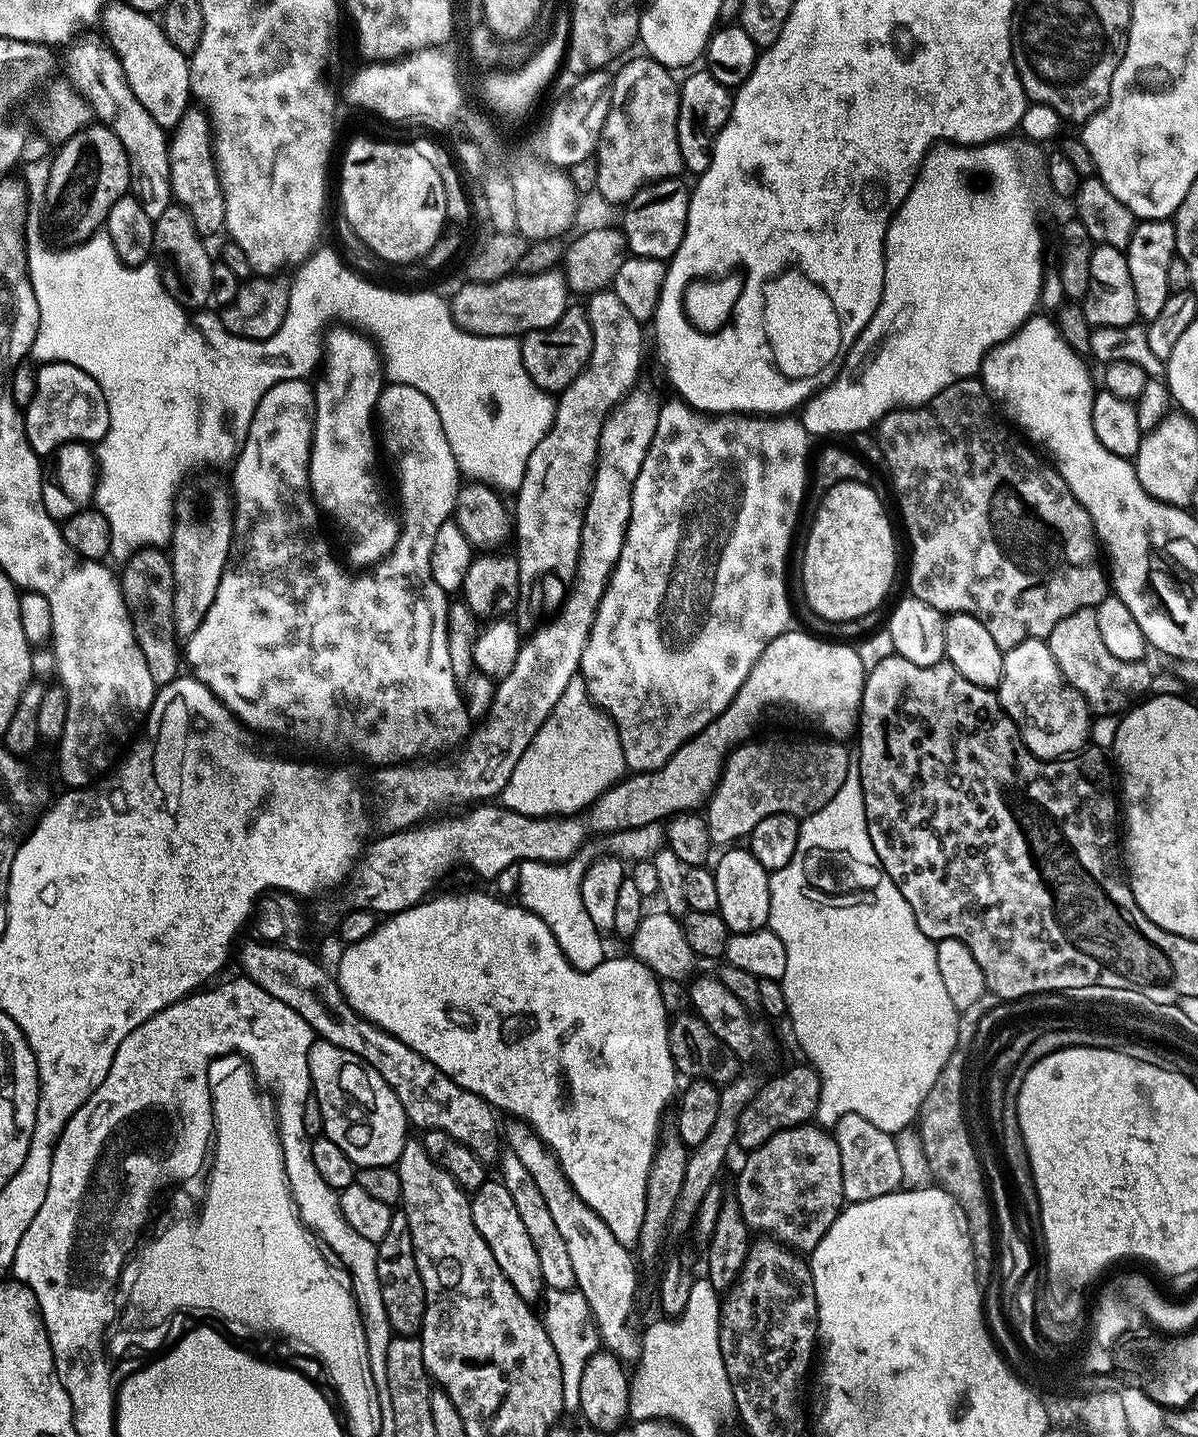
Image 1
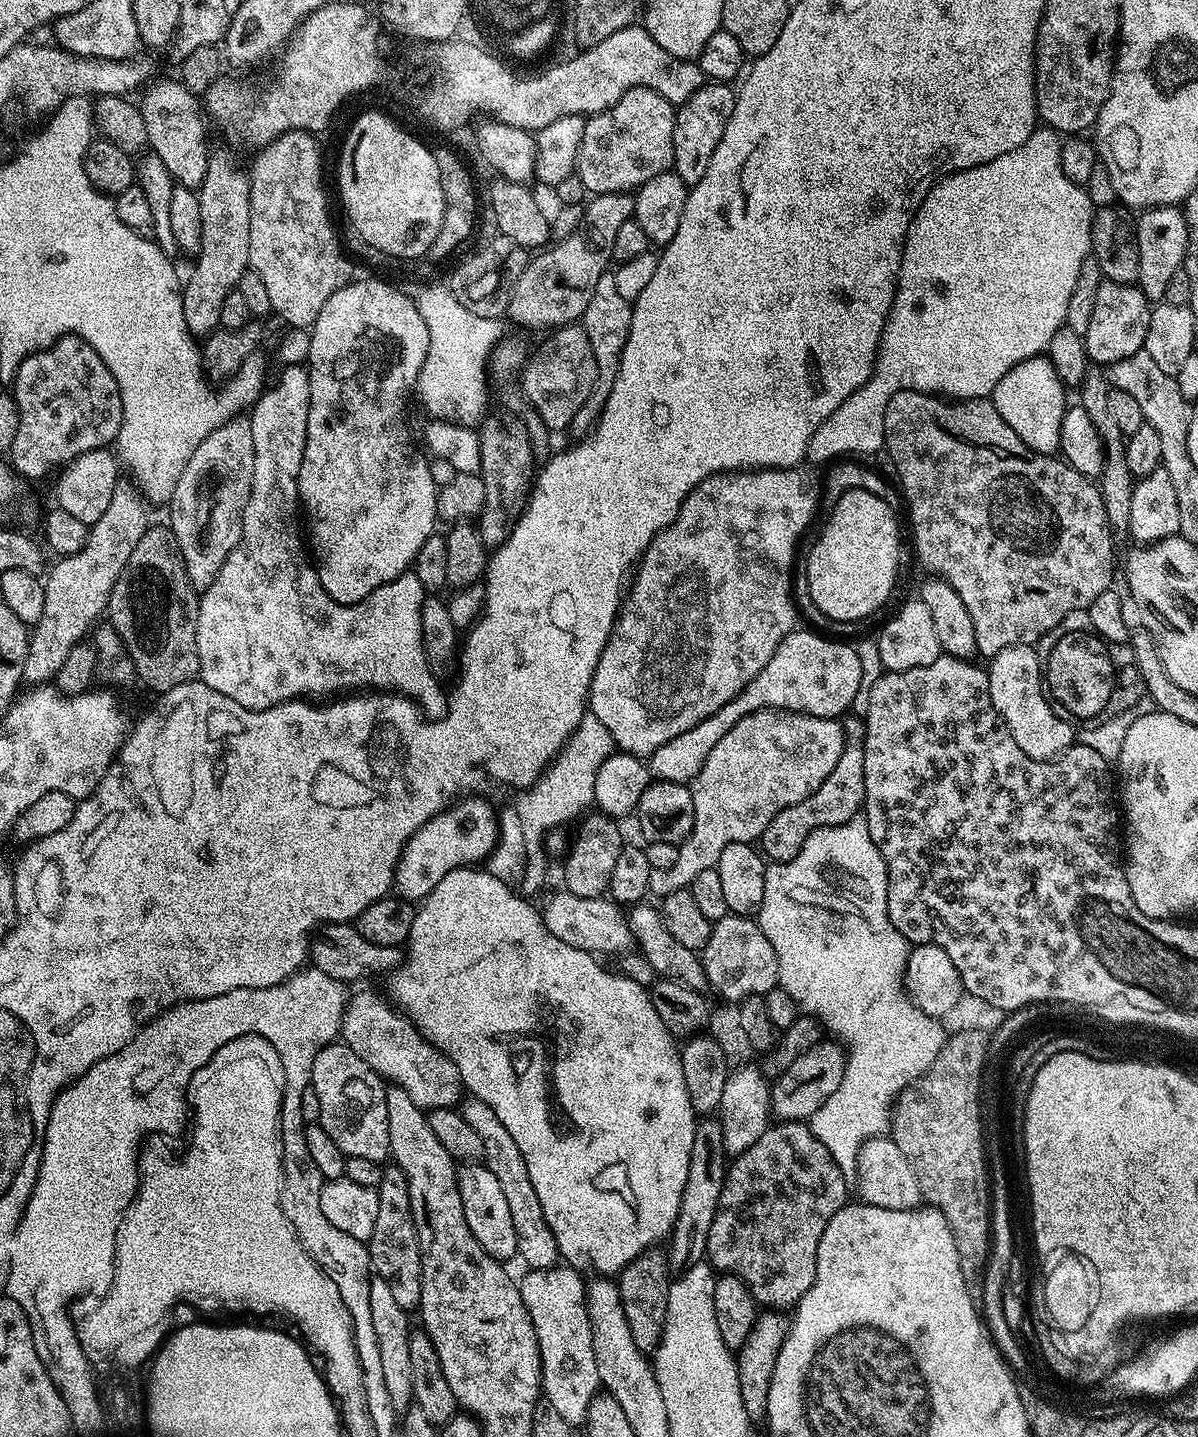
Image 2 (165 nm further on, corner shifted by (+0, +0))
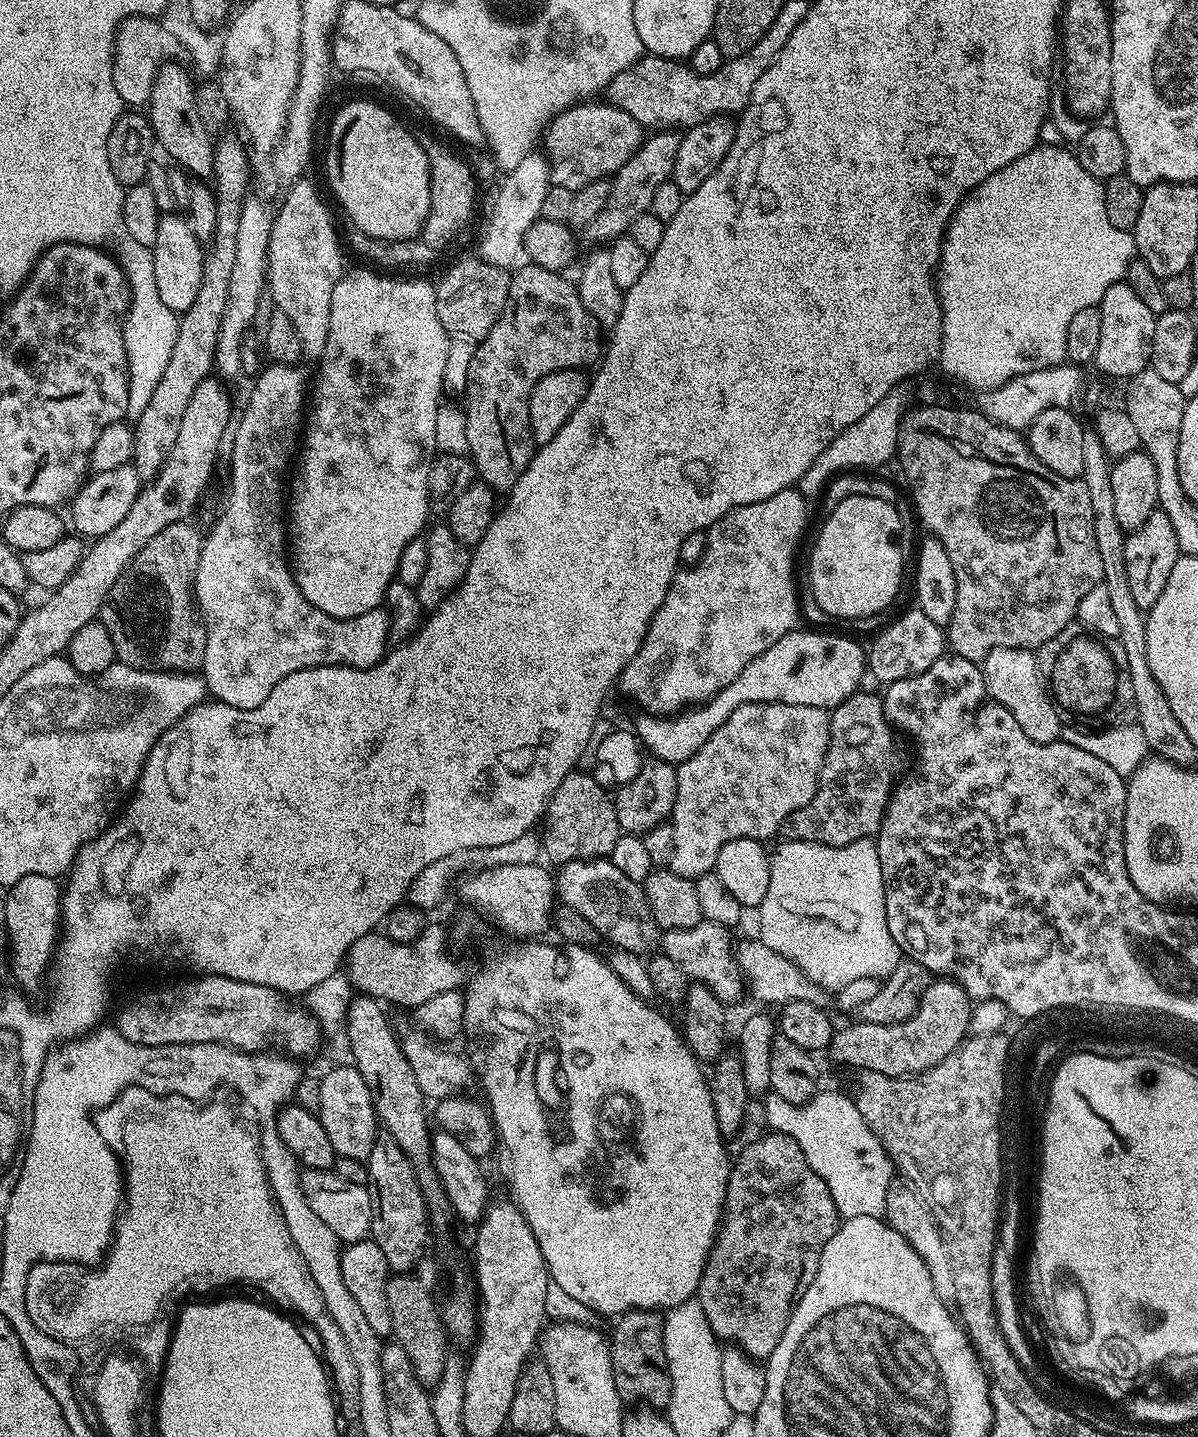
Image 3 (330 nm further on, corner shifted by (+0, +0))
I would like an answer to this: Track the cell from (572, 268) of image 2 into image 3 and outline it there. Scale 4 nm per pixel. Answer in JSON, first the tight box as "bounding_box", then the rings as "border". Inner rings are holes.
{"bounding_box":[582,130,681,246],"border":[[[656,130],[645,135],[644,141],[626,162],[617,170],[616,175],[611,177],[610,194],[606,200],[606,206],[599,211],[598,216],[583,229],[582,240],[588,246],[607,246],[613,240],[625,235],[628,228],[642,214],[652,211],[654,194],[662,182],[671,180],[674,162],[678,158],[678,146],[680,145],[681,133],[676,130]]]}

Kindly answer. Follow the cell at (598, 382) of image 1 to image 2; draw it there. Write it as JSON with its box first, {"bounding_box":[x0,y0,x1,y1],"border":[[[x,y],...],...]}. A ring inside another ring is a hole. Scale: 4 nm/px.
{"bounding_box":[570,274,632,438],"border":[[[605,274],[598,278],[598,286],[594,286],[594,295],[590,298],[590,306],[586,306],[582,323],[586,330],[586,338],[590,338],[590,346],[594,346],[594,358],[596,359],[596,389],[590,394],[590,398],[574,414],[570,428],[577,432],[577,437],[583,438],[596,427],[596,421],[600,418],[600,411],[604,403],[608,401],[608,391],[612,389],[612,379],[616,377],[618,362],[622,354],[622,346],[626,346],[626,338],[630,334],[630,318],[632,317],[632,305],[622,294],[618,294],[618,285],[614,283],[614,275]]]}

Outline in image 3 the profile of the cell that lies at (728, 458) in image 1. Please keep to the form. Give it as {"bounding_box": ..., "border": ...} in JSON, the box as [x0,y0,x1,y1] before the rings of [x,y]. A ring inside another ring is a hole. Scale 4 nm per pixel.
{"bounding_box":[618,487,809,716],"border":[[[795,487],[778,490],[778,494],[766,498],[762,502],[747,504],[734,509],[733,512],[728,512],[722,519],[706,529],[708,541],[702,558],[697,564],[681,567],[677,571],[676,576],[670,582],[670,590],[666,590],[666,598],[662,602],[662,606],[658,606],[654,618],[646,630],[646,638],[642,642],[638,654],[634,654],[634,658],[630,658],[630,662],[620,675],[618,688],[621,688],[640,707],[640,710],[653,716],[670,716],[684,711],[685,708],[706,703],[711,696],[718,694],[718,690],[730,686],[730,682],[734,682],[734,678],[738,678],[738,674],[742,674],[742,670],[746,670],[746,666],[750,662],[754,662],[754,658],[758,658],[758,654],[770,650],[770,646],[774,646],[774,642],[778,642],[778,638],[782,638],[787,632],[791,632],[797,627],[796,620],[801,619],[801,611],[798,603],[798,587],[796,588],[796,580],[792,577],[792,563],[796,560],[796,547],[799,546],[800,539],[804,536],[804,527],[808,524],[808,504],[809,501]]]}

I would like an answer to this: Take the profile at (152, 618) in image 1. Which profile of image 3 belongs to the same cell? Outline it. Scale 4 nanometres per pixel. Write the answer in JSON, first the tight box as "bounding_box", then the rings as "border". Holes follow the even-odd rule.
{"bounding_box":[99,520,206,673],"border":[[[183,520],[174,522],[174,526],[166,526],[162,534],[154,534],[142,550],[126,566],[124,573],[114,582],[106,602],[102,606],[99,619],[110,630],[110,638],[114,638],[114,650],[117,661],[131,668],[145,668],[151,672],[190,672],[199,673],[204,666],[206,654],[206,626],[196,602],[196,571],[202,532]]]}

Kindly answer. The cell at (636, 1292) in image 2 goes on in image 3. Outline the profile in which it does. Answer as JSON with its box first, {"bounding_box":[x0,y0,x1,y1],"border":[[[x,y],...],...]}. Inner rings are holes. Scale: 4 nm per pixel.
{"bounding_box":[608,1308,672,1409],"border":[[[636,1308],[615,1321],[610,1331],[608,1349],[612,1355],[614,1386],[621,1401],[637,1400],[649,1404],[649,1409],[667,1409],[672,1401],[672,1379],[664,1345],[664,1316],[650,1308]]]}

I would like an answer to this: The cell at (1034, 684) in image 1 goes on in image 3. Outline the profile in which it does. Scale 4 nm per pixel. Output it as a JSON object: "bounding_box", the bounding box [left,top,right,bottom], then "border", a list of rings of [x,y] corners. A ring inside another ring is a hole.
{"bounding_box":[982,648,1062,744],"border":[[[995,648],[990,650],[990,654],[982,662],[982,671],[986,690],[994,700],[1002,706],[1006,706],[1006,710],[1010,710],[1010,714],[1014,714],[1014,722],[1018,722],[1018,726],[1022,726],[1026,738],[1039,744],[1052,744],[1060,739],[1062,716],[1052,701],[1052,695],[1048,693],[1046,677],[1040,671],[1040,662],[1035,651],[1026,648]]]}

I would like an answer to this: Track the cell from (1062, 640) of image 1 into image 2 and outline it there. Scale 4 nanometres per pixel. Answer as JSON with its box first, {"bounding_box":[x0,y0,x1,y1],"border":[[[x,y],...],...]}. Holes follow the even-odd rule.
{"bounding_box":[1036,611,1145,721],"border":[[[1087,611],[1066,614],[1054,630],[1040,639],[1036,657],[1040,660],[1047,695],[1069,717],[1096,716],[1097,721],[1112,719],[1130,710],[1145,693],[1131,648],[1102,638],[1102,634],[1094,630],[1094,622],[1090,622]],[[1076,668],[1084,669],[1079,672]]]}

